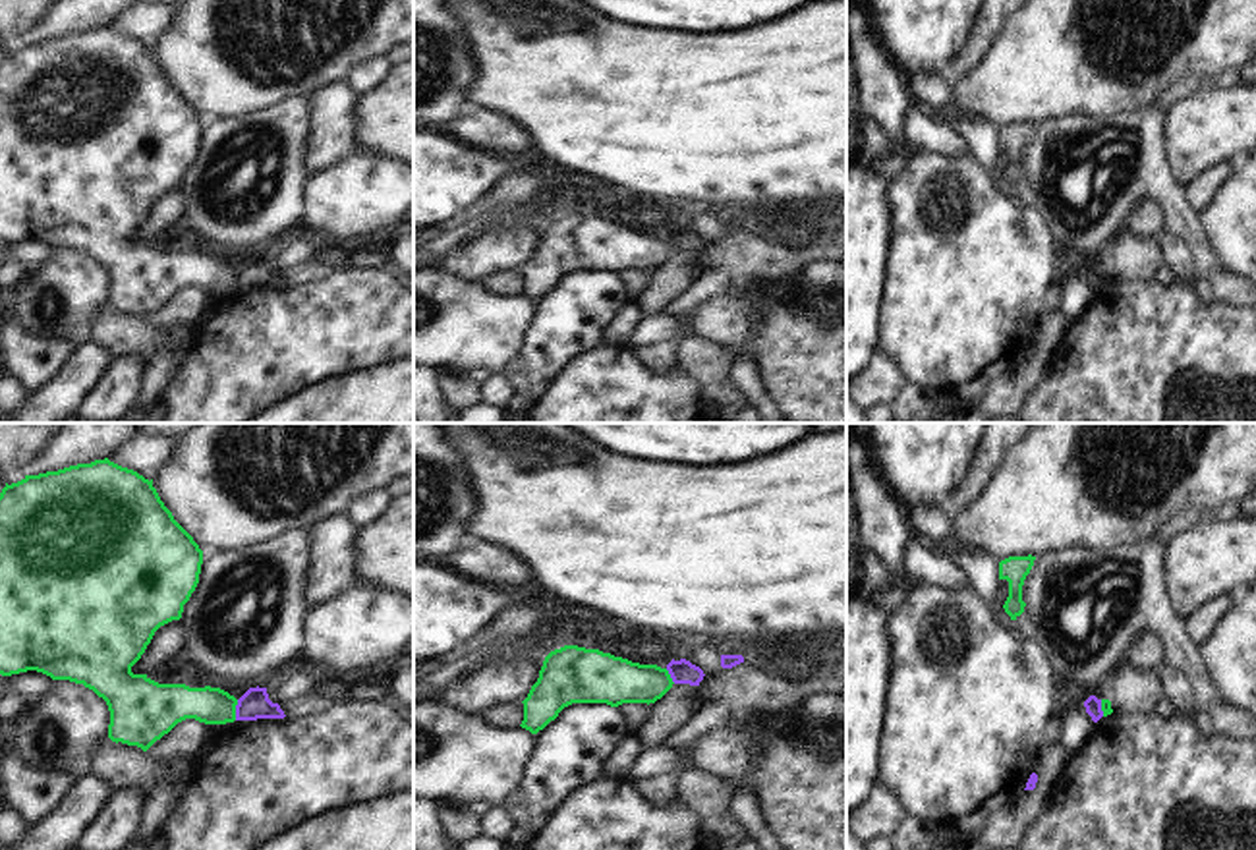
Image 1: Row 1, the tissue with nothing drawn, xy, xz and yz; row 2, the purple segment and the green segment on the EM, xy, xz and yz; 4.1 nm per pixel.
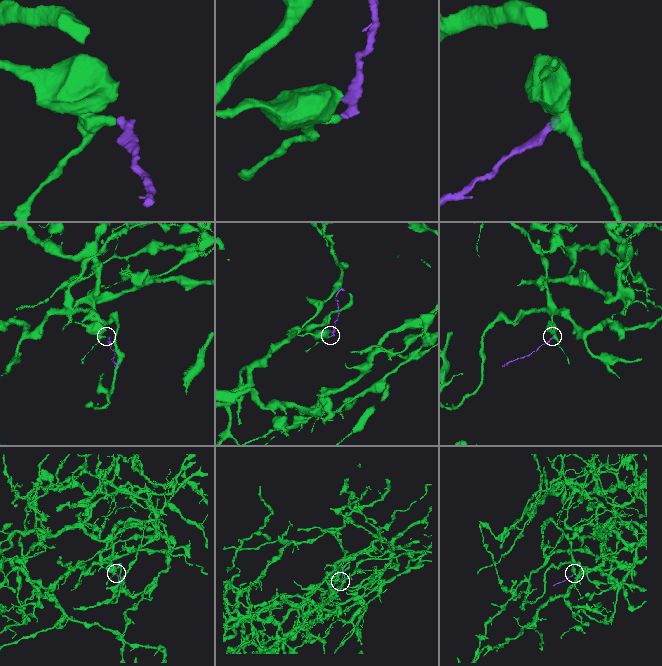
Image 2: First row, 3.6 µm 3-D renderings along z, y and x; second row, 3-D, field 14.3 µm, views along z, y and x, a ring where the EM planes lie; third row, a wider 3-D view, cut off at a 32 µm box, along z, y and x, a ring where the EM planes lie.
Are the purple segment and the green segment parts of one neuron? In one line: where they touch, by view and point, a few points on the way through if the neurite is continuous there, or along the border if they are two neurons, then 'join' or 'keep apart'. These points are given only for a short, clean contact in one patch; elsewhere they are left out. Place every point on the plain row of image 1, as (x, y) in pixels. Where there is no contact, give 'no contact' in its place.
meets purple in xy at (236, 277); border along xy (238, 267), (234, 286); keep apart

